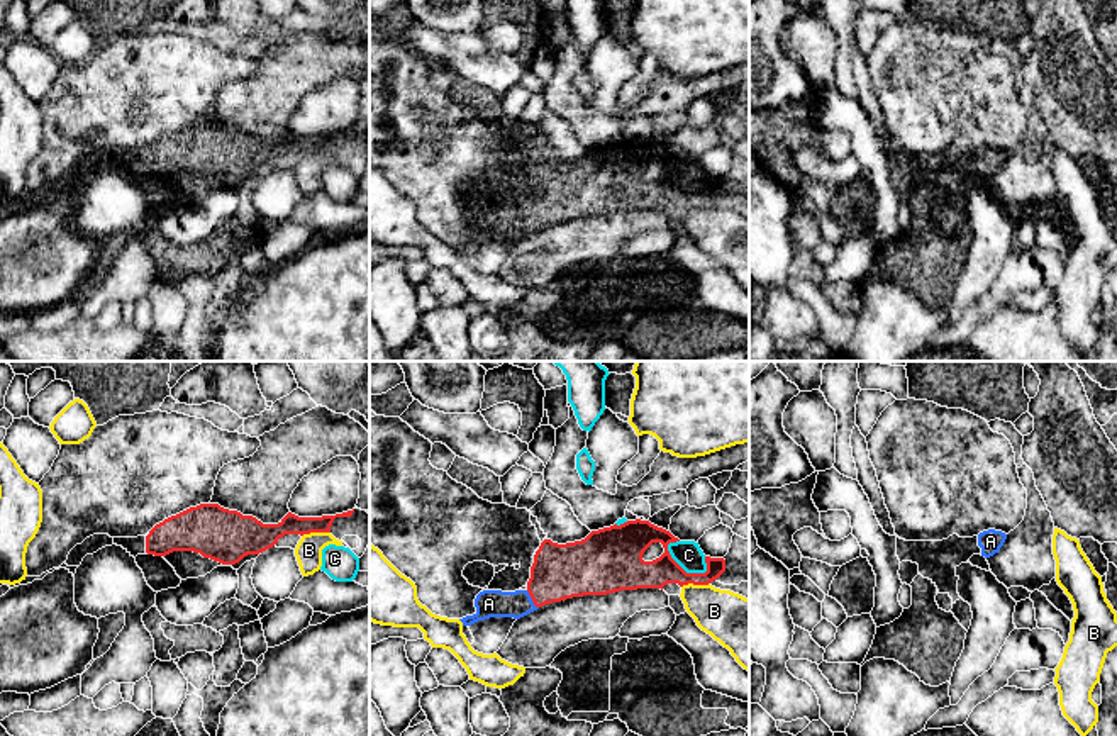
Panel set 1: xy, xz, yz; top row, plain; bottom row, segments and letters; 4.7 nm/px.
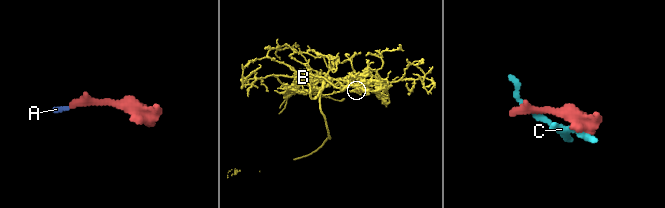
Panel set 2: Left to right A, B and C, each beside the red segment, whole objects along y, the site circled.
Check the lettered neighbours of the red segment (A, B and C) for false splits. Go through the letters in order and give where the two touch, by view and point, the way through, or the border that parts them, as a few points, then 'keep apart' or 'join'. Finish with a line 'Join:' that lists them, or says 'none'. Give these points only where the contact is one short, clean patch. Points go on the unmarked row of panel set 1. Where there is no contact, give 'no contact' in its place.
A: contact xz (531, 217); way xz (560, 192), (531, 217), (517, 224), (489, 224); join
B: contact xy (316, 151); border xy (329, 151), (311, 151), (302, 156); keep apart
C: contact xz (682, 189); keep apart
Join: A

